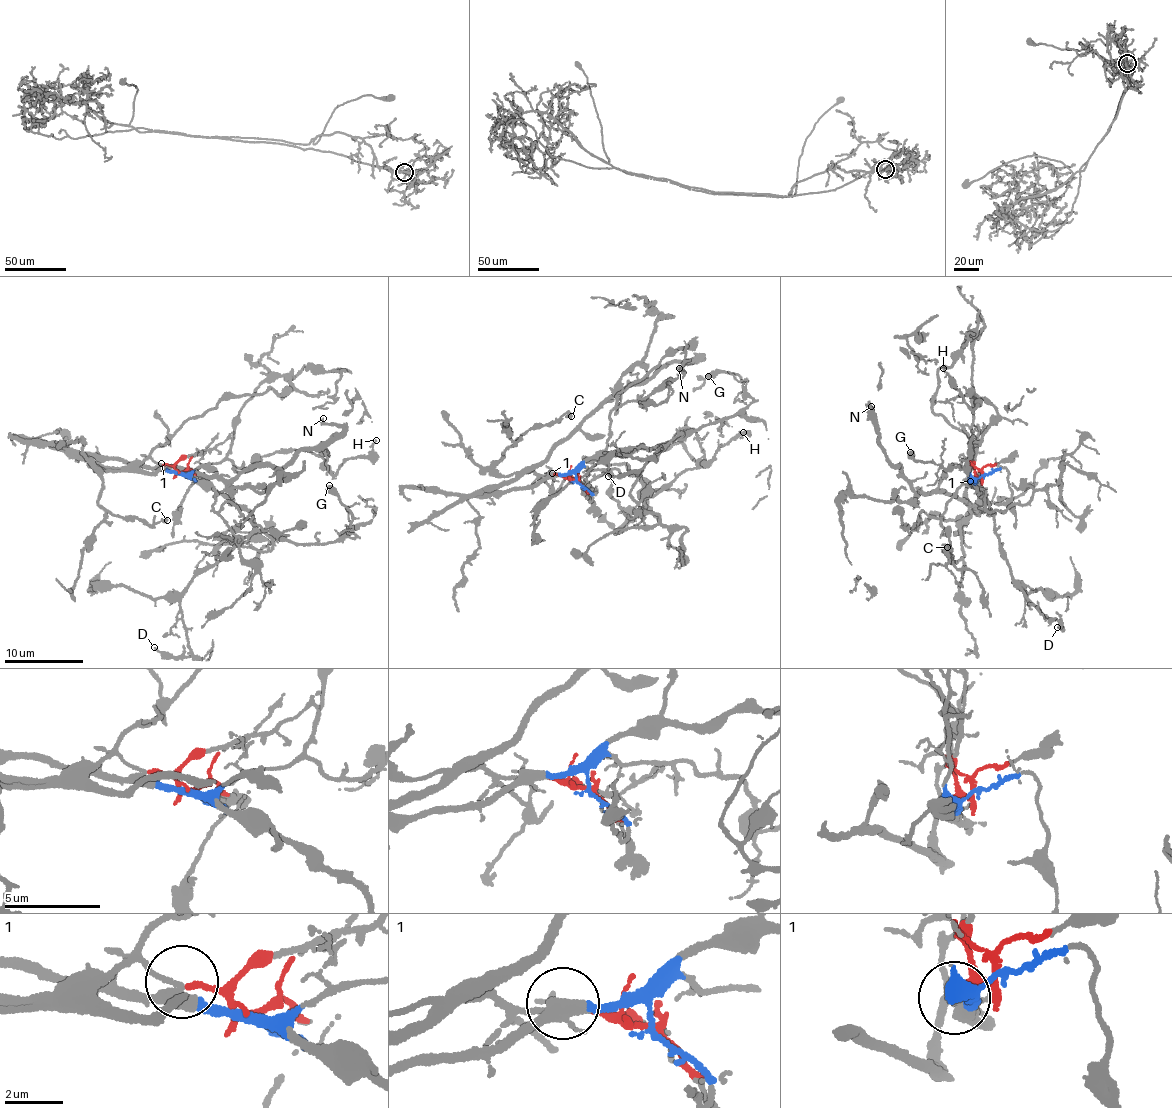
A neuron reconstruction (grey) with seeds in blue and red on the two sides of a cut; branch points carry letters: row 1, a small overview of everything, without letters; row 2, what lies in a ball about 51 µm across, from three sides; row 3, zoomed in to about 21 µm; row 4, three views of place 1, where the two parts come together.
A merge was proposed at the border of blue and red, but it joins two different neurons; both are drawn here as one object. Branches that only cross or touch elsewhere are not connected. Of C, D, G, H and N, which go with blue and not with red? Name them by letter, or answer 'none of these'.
D, G, H

